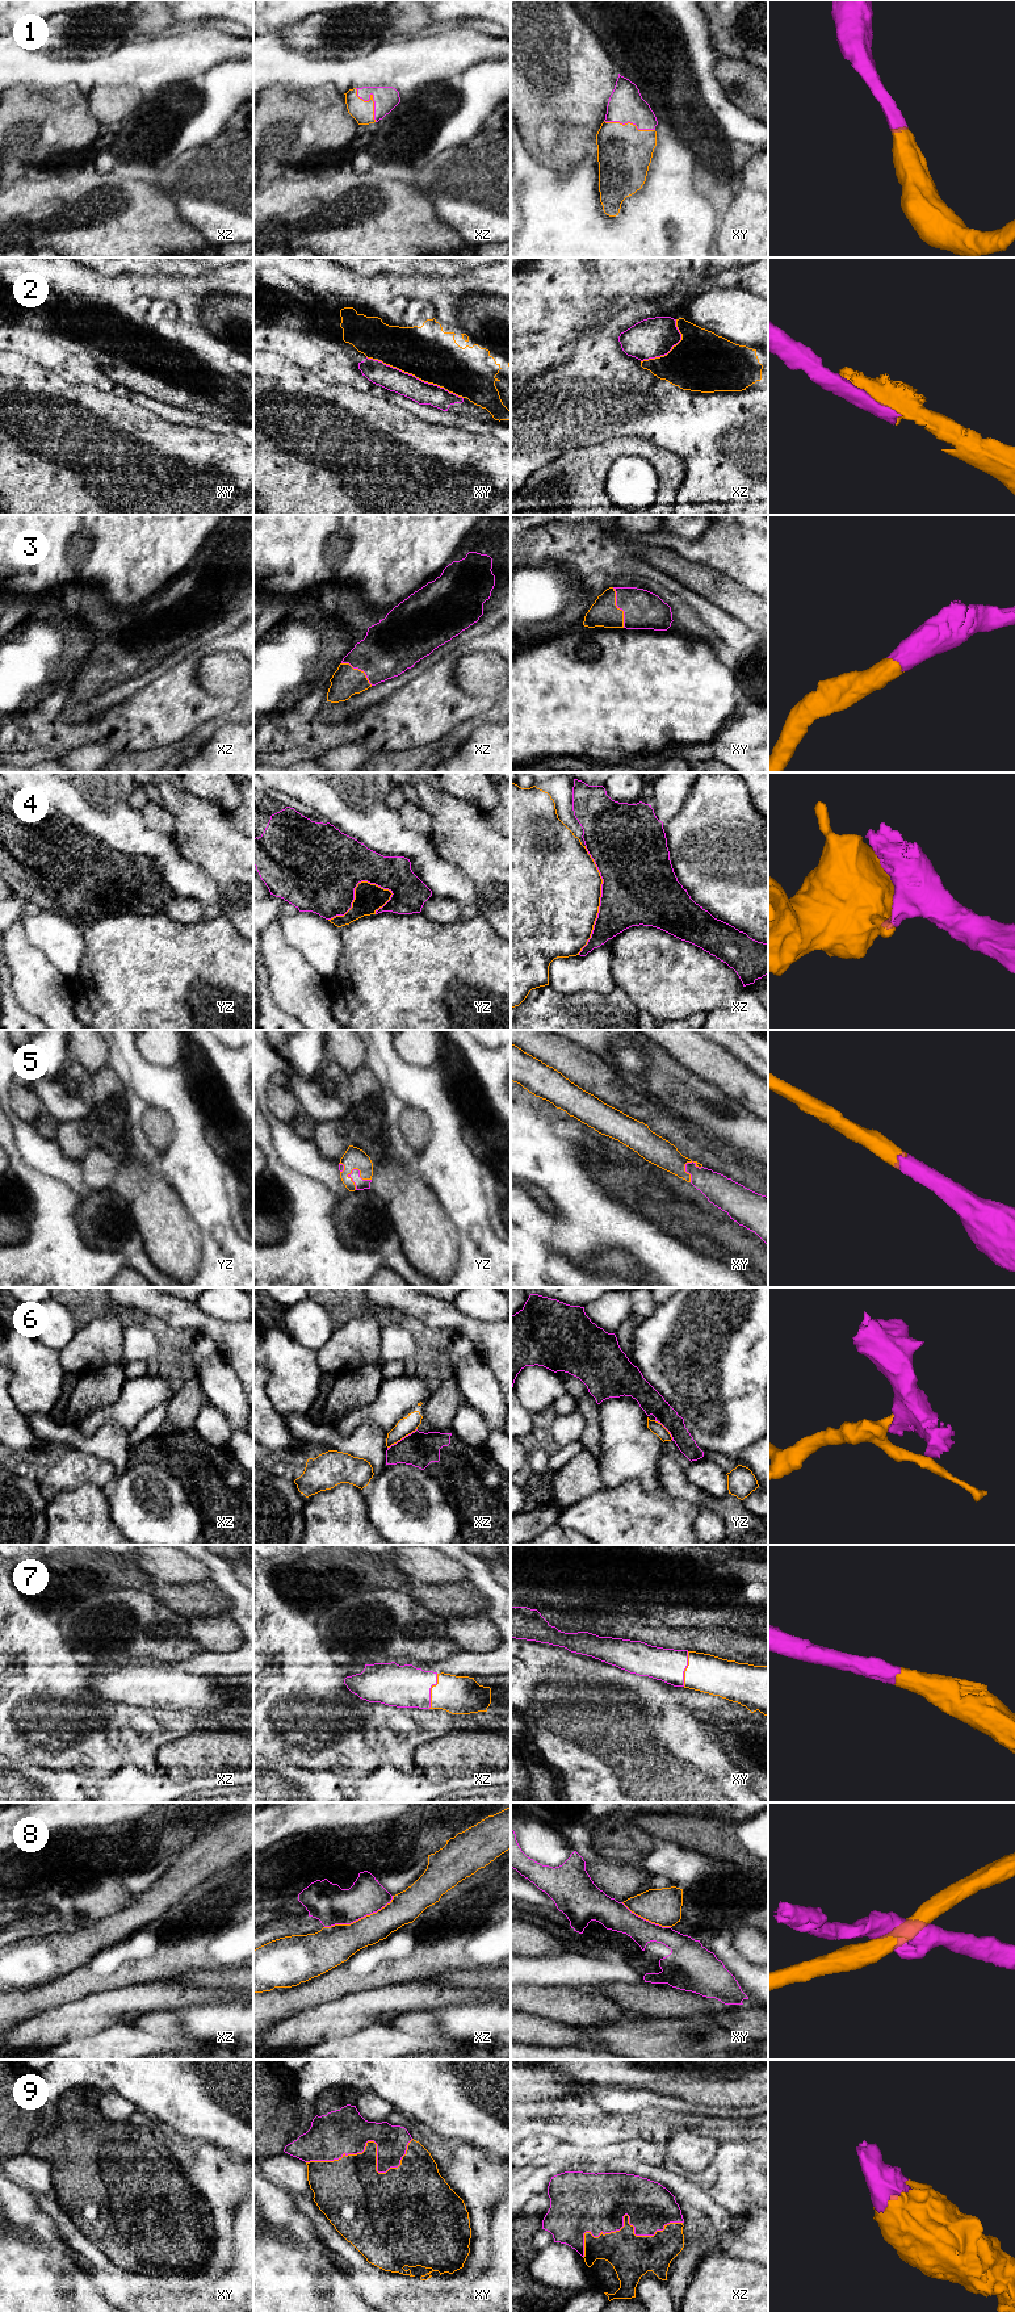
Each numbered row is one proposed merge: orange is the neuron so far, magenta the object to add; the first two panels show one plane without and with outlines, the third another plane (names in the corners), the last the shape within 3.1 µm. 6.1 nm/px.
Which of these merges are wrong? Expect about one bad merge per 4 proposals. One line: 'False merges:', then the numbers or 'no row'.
False merges: 4, 6, 8

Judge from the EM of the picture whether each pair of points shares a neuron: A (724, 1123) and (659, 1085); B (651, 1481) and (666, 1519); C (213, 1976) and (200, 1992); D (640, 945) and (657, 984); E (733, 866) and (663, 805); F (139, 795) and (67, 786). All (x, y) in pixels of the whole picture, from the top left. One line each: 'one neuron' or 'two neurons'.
A: one neuron
B: two neurons
C: two neurons
D: one neuron
E: two neurons
F: two neurons

